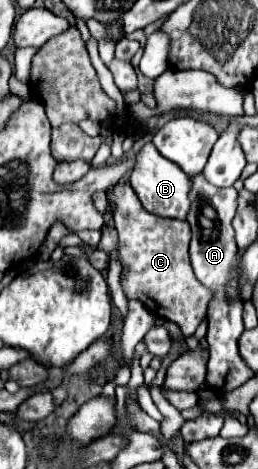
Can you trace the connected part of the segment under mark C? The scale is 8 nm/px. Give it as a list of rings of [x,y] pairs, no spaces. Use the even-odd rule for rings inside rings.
[[[119,182],[113,188],[111,200],[117,204],[113,218],[119,232],[119,260],[129,268],[125,278],[121,278],[125,296],[141,300],[153,316],[163,316],[169,322],[175,322],[183,336],[191,336],[206,316],[211,292],[207,292],[193,274],[189,262],[191,228],[187,220],[159,218],[147,212],[129,182]]]

